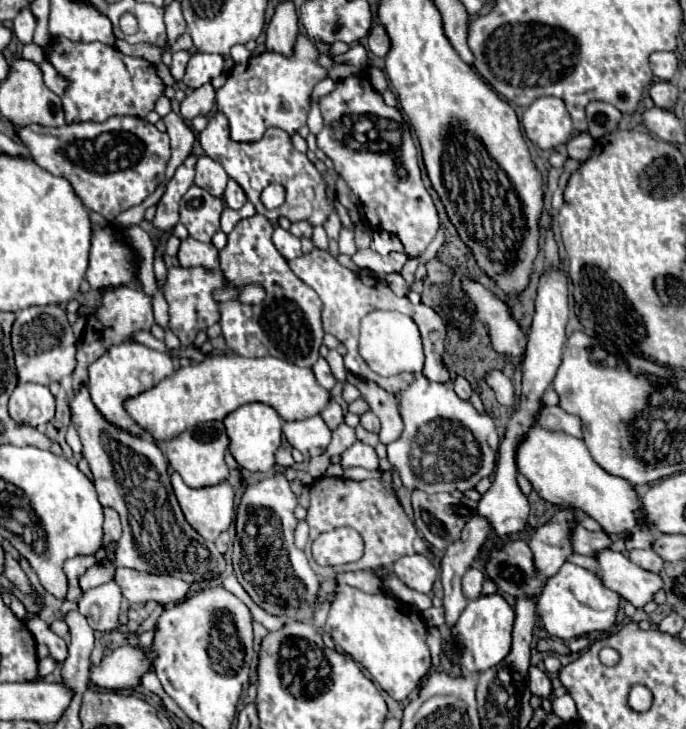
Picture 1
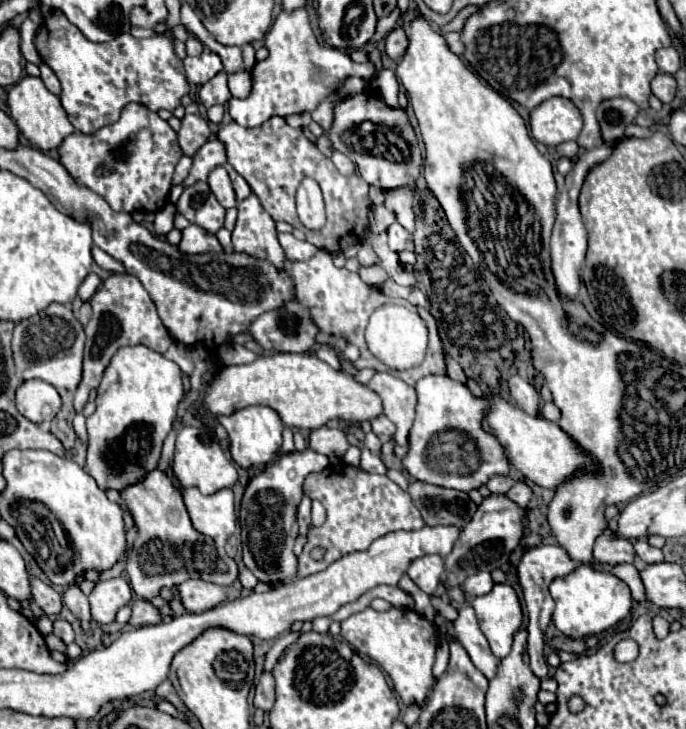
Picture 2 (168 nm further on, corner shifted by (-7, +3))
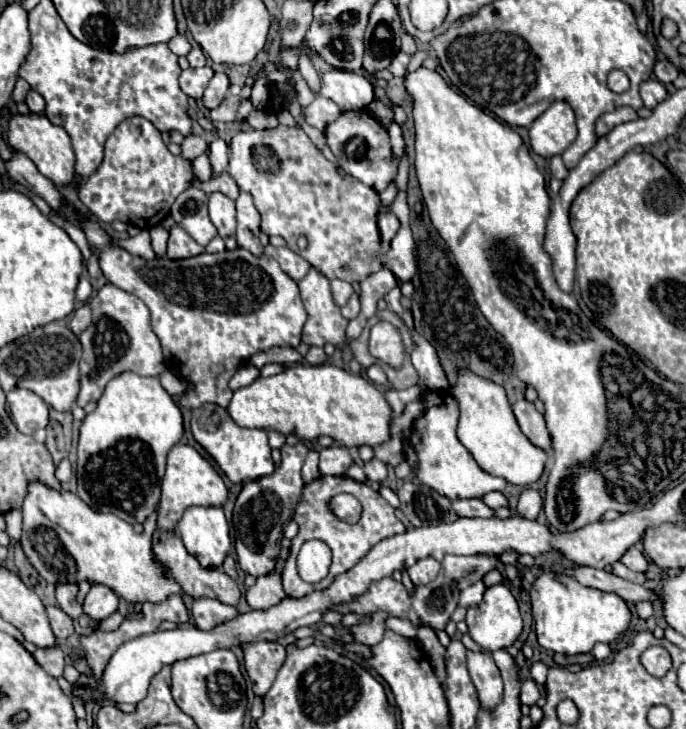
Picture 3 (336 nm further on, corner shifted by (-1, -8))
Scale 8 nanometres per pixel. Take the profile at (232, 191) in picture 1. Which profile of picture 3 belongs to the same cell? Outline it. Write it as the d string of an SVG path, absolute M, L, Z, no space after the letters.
M220 173L216 177L210 177L210 181L194 182L192 185L196 188L204 189L207 195L220 191L220 193L224 193L230 199L236 199L238 197L238 185L234 183L234 179L228 173Z

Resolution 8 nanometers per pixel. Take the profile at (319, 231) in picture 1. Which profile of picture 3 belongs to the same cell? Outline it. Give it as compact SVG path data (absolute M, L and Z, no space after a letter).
M334 279L332 283L332 295L334 295L334 303L338 305L338 307L344 307L346 303L348 303L348 299L350 299L350 295L354 293L354 289L352 289L352 285L350 283L346 283L346 281L340 281L340 279Z

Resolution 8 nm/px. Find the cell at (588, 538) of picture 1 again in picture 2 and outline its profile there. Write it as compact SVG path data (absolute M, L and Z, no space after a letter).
M606 528L594 544L594 558L602 564L632 562L634 560L634 546L630 540L622 540L610 528Z

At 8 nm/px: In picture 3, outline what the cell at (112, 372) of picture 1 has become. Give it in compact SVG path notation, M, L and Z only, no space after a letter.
M122 373L106 385L96 409L84 417L78 443L78 497L94 511L114 513L126 523L144 523L160 505L160 481L164 477L166 455L182 439L182 413L158 377L138 377Z

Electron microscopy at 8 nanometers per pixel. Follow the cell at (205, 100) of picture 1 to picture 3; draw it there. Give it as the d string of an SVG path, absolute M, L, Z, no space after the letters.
M214 73L214 77L210 79L206 91L204 91L204 97L202 97L202 103L206 109L216 109L226 93L228 93L228 87L230 87L230 79L226 73Z

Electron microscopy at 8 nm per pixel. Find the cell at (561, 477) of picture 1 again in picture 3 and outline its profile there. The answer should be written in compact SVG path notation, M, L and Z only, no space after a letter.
M460 369L458 381L450 387L450 395L460 407L458 439L486 473L522 487L540 479L546 463L546 451L534 447L520 431L502 385L484 379L468 369Z

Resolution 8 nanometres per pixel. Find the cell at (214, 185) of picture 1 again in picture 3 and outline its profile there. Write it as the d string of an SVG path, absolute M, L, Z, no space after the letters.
M212 193L210 201L208 201L208 209L210 209L210 219L214 223L214 227L218 229L220 237L232 237L236 233L236 209L234 209L234 201L228 199L226 195L220 193Z

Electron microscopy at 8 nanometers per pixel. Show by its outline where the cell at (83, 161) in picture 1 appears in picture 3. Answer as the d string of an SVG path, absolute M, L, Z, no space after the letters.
M130 117L108 137L102 165L94 175L78 181L78 193L82 203L104 223L122 221L140 229L150 229L160 225L170 213L174 199L192 185L194 177L192 161L172 155L160 131L150 121L144 117Z

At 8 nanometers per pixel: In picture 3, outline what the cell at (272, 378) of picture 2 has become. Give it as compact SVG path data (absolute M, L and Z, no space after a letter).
M290 365L284 373L278 373L274 377L258 377L252 385L240 387L234 391L234 397L230 401L228 413L232 419L242 427L258 427L258 429L274 429L284 435L298 435L300 439L312 441L318 435L328 435L336 443L344 447L378 447L380 443L386 443L390 439L390 423L392 423L392 407L386 401L384 393L376 389L374 383L364 379L362 375L348 373L334 365Z

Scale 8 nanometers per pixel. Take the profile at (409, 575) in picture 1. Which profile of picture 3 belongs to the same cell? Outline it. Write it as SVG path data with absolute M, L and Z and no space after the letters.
M432 557L420 559L420 561L416 561L416 563L408 569L410 579L412 579L412 583L414 583L416 587L434 581L436 575L438 575L438 571L440 571L440 563L438 563L436 559L432 559Z

